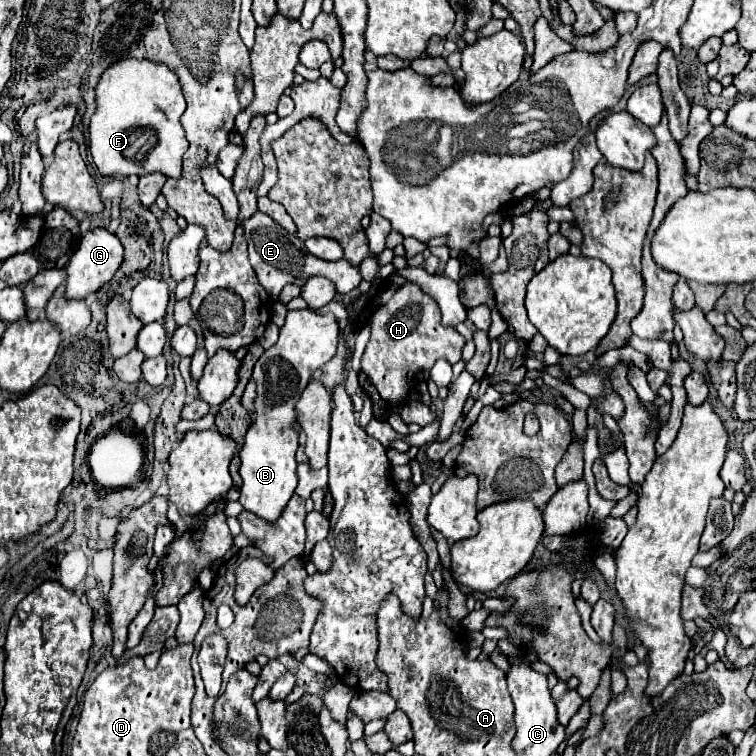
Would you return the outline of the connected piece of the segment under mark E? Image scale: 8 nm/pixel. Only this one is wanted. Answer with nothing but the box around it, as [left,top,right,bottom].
[241,212,361,300]

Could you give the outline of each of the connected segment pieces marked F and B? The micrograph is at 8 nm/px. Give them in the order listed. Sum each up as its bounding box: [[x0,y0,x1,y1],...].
[[89,58,187,178],[239,308,339,522]]

